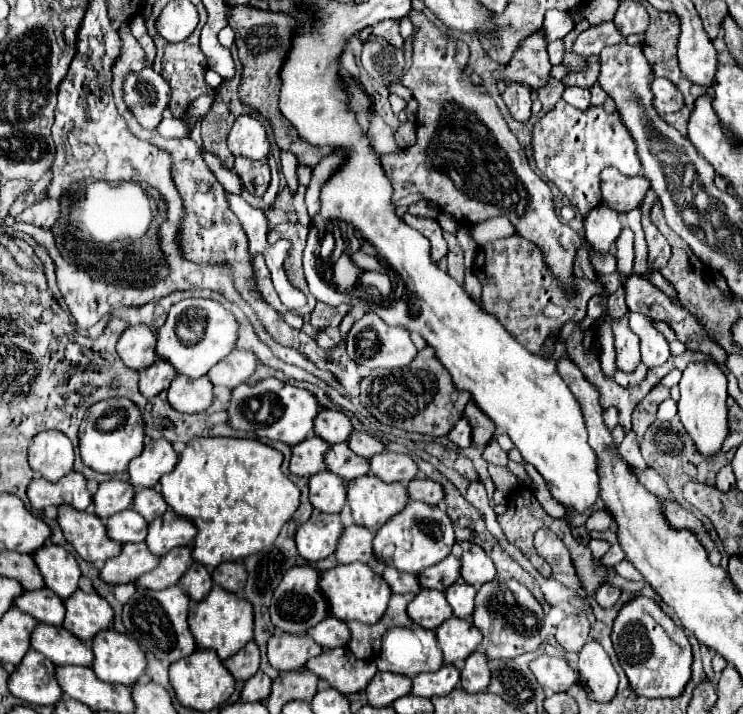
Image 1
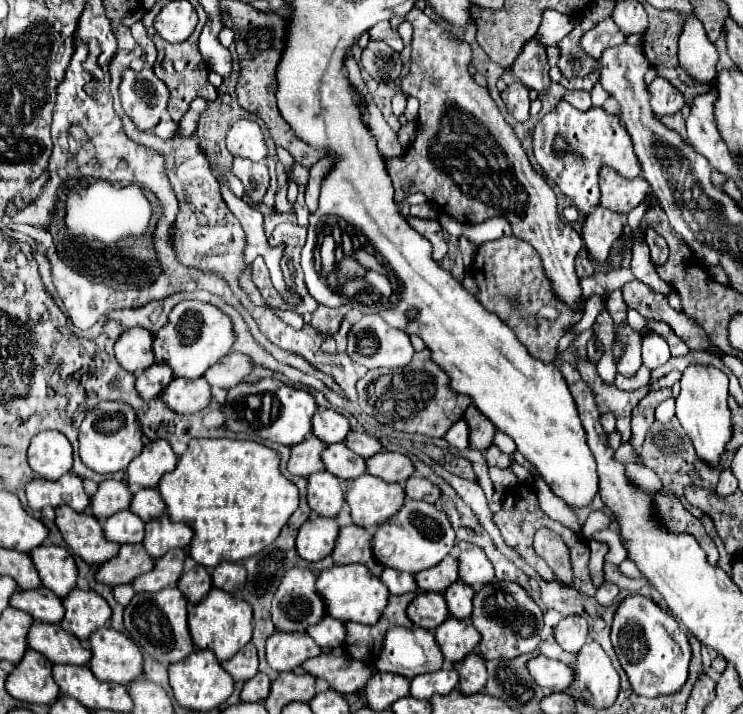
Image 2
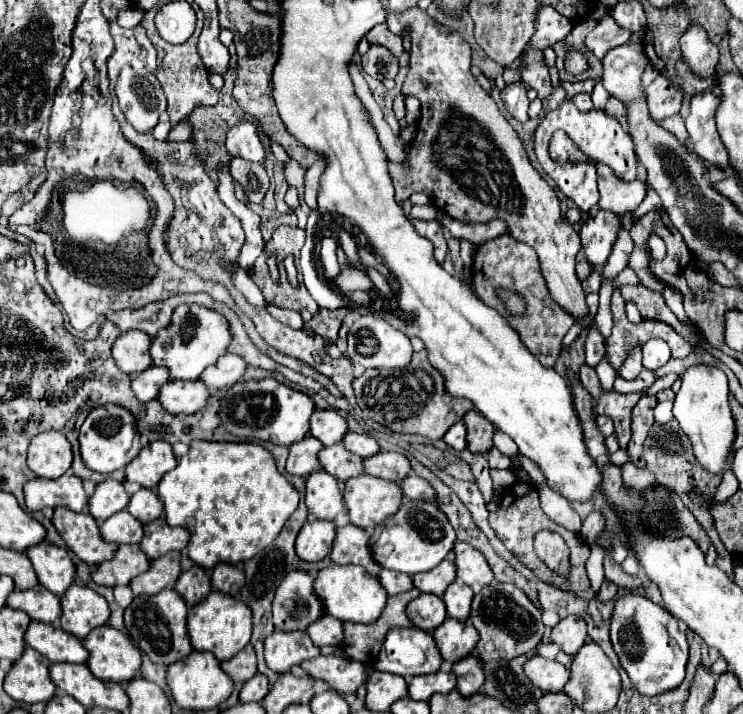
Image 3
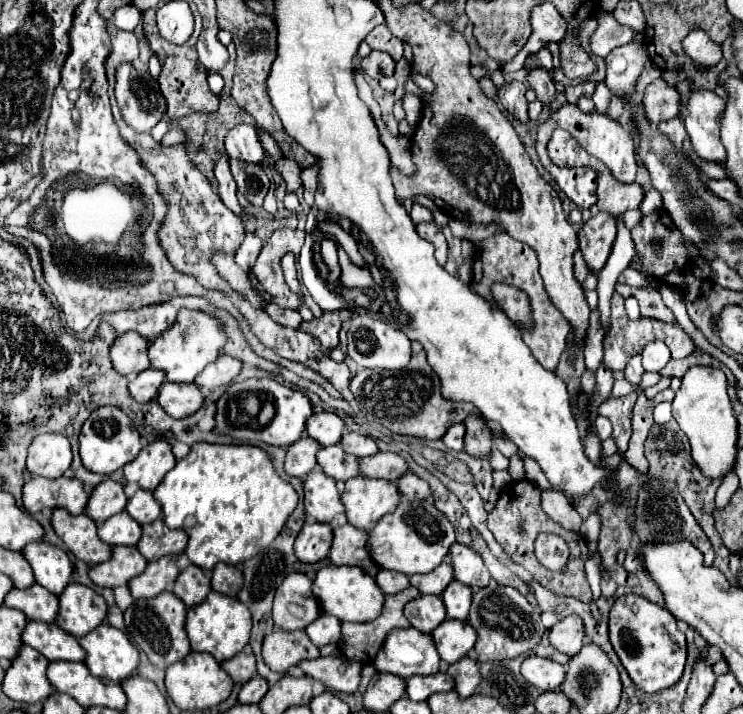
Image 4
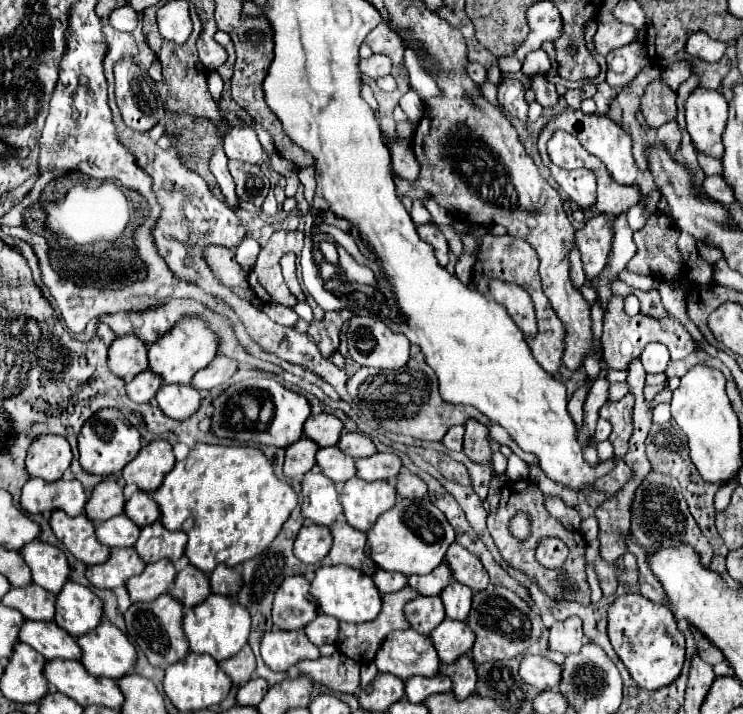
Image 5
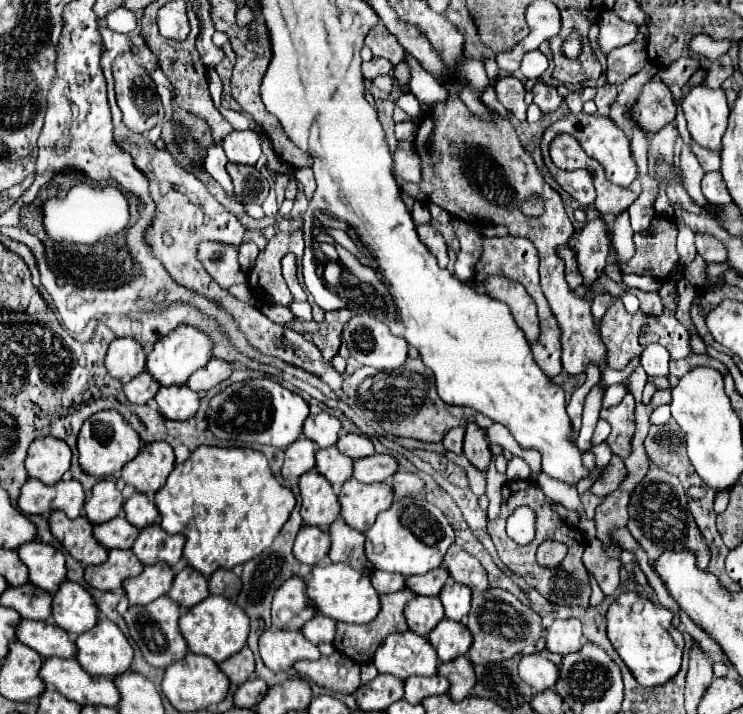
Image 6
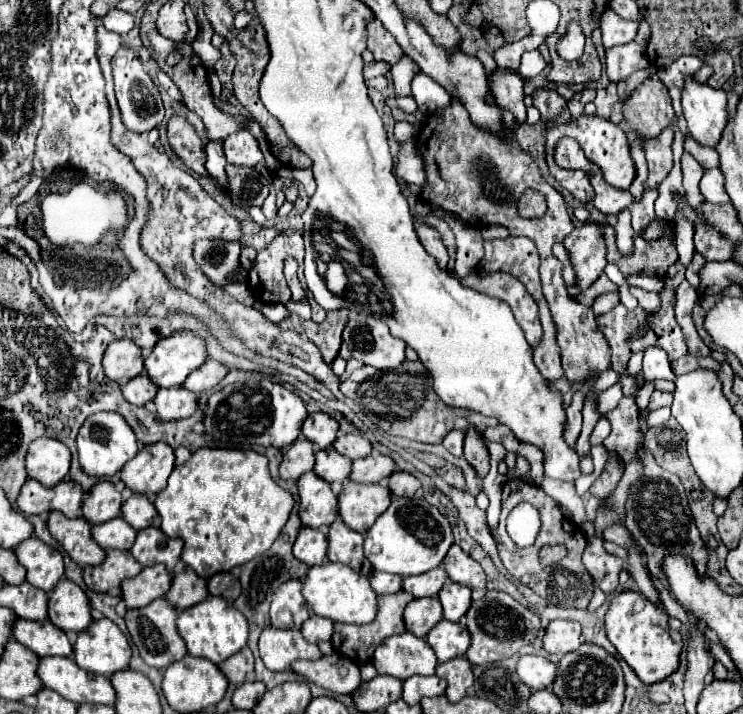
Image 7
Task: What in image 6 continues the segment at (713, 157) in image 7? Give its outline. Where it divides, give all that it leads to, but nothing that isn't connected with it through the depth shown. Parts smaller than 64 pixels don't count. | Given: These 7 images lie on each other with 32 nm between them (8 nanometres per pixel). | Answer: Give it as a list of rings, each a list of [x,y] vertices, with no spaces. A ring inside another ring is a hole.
[[[693,140],[689,146],[706,173],[720,170],[721,159],[719,154],[712,152],[712,150],[708,148],[698,146]]]

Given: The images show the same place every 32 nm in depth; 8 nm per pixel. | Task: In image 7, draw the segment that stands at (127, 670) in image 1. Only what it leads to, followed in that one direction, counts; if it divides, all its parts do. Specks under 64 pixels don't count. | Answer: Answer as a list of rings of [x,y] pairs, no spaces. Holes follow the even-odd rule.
[[[100,618],[88,630],[80,632],[74,644],[76,664],[86,672],[102,674],[106,678],[126,670],[130,658],[132,648],[128,638],[108,618]]]

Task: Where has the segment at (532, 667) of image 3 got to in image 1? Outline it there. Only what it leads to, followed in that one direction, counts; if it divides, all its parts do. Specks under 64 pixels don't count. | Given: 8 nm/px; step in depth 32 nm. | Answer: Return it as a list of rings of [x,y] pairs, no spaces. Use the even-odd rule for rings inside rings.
[[[540,656],[532,662],[532,672],[540,686],[550,688],[552,692],[566,692],[574,684],[578,684],[578,670],[570,668],[570,664],[562,658]]]

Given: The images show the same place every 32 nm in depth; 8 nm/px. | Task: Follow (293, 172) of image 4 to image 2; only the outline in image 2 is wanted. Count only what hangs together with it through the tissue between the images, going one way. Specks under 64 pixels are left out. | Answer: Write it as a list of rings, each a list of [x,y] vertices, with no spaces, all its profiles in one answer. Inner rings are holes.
[[[294,164],[294,166],[292,166],[292,180],[294,180],[300,188],[304,188],[304,186],[308,184],[308,174],[310,174],[310,170],[304,168],[304,166],[300,166],[300,164]]]

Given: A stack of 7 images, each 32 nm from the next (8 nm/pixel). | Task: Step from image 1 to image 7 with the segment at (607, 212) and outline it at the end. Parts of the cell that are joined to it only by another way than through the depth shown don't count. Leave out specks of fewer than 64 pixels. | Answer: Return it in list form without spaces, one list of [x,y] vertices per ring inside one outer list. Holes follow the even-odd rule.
[[[586,222],[586,226],[574,228],[574,232],[564,240],[570,260],[578,274],[578,286],[582,290],[602,274],[606,266],[606,240],[602,234],[602,224]]]

